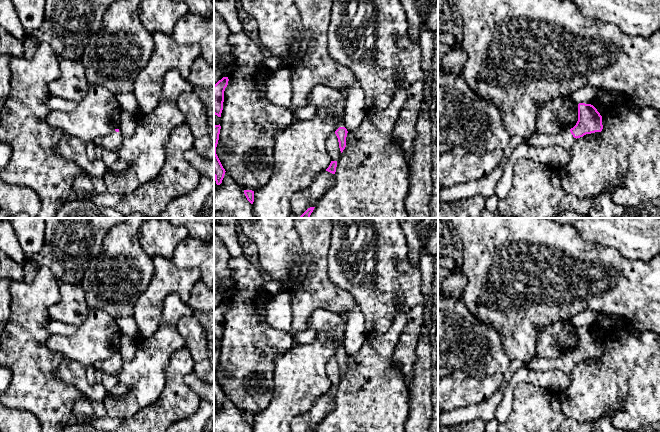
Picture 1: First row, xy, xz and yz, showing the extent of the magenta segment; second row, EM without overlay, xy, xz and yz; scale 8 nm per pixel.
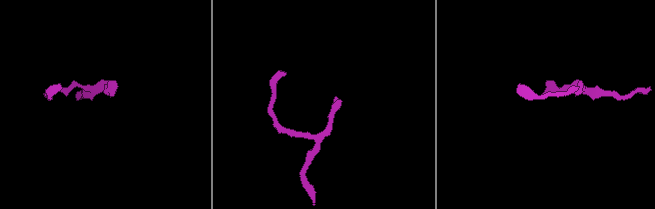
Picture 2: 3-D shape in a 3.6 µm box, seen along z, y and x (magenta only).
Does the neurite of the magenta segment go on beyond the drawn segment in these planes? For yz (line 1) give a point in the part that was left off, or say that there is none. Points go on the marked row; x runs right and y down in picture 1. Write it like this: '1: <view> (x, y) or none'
1: yz (565, 139)

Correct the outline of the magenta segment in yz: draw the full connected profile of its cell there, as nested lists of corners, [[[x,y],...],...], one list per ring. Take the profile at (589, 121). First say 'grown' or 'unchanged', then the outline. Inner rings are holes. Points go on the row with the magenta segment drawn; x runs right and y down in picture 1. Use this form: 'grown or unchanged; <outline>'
grown; [[[578,104],[578,121],[568,130],[563,130],[555,135],[534,133],[526,138],[526,144],[536,147],[561,146],[570,151],[577,138],[586,134],[601,132],[603,129],[602,116],[591,104]]]

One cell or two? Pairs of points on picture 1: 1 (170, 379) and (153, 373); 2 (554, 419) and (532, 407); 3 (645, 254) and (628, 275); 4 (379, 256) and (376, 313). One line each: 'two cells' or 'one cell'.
1: two cells
2: one cell
3: two cells
4: one cell

